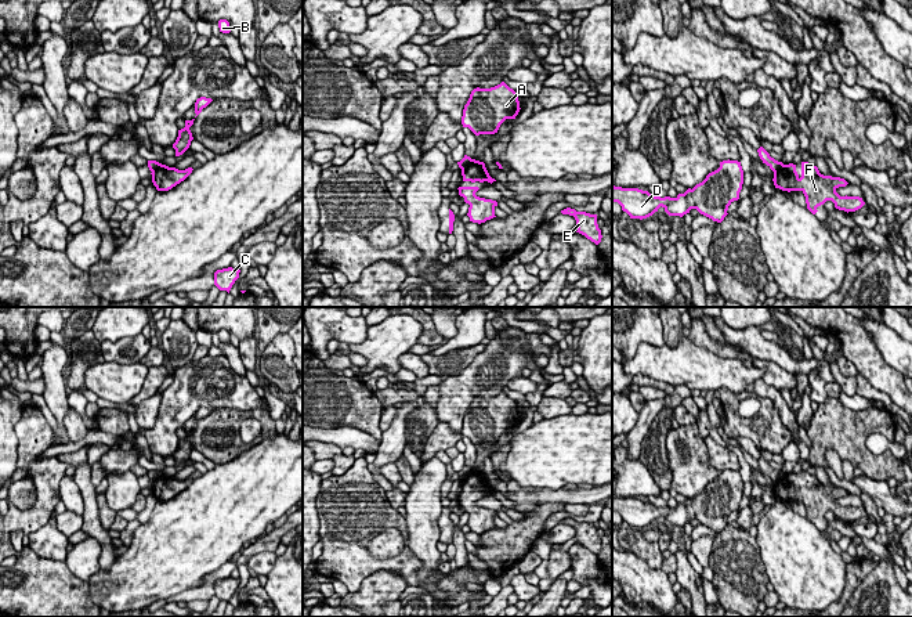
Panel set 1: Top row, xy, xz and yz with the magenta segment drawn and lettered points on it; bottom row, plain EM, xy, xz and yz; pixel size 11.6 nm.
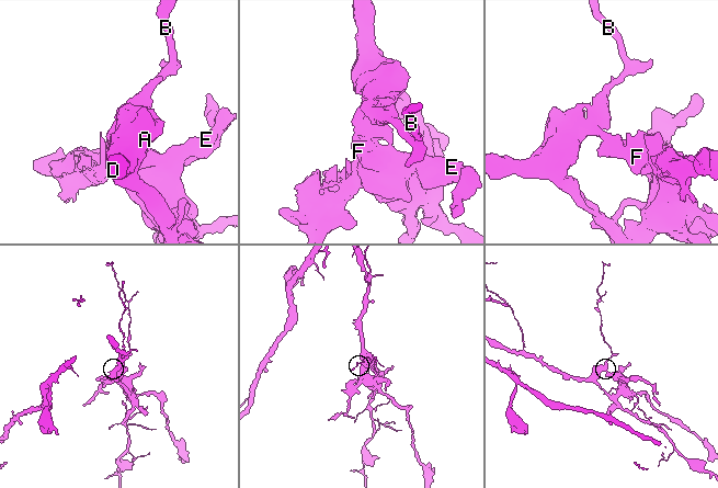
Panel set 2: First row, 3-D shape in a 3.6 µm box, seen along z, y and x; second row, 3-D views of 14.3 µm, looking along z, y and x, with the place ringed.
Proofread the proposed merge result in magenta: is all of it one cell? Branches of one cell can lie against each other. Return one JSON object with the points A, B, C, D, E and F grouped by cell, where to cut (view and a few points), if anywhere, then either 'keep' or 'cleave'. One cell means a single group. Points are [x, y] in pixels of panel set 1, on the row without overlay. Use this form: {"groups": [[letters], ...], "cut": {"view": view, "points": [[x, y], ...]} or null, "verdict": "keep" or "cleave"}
{"groups": [["A", "B", "C", "D"], ["E", "F"]], "cut": {"view": "yz", "points": [[784, 475], [774, 483]]}, "verdict": "cleave"}

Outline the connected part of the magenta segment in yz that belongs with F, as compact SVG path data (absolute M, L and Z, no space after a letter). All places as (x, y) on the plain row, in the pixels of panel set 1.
M801 472L801 484L796 481L796 475L783 475L774 483L774 495L782 501L801 501L806 506L807 519L815 524L817 517L826 510L832 510L835 517L844 522L855 522L865 512L859 506L840 506L836 499L846 497L848 492L840 487L824 486L817 476Z

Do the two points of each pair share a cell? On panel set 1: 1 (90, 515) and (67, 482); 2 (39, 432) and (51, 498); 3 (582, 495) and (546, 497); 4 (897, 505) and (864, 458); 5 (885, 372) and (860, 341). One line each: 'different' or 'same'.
1: different
2: same
3: same
4: different
5: same

